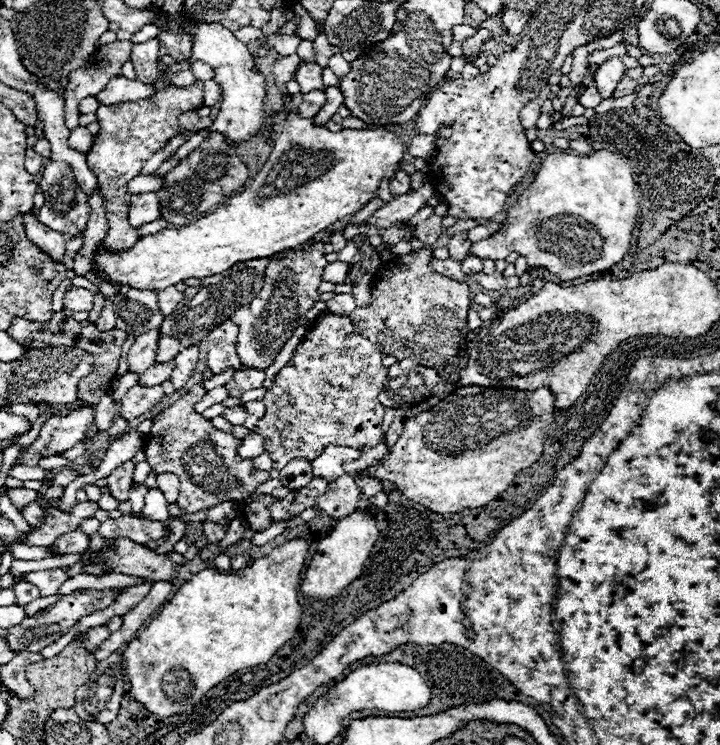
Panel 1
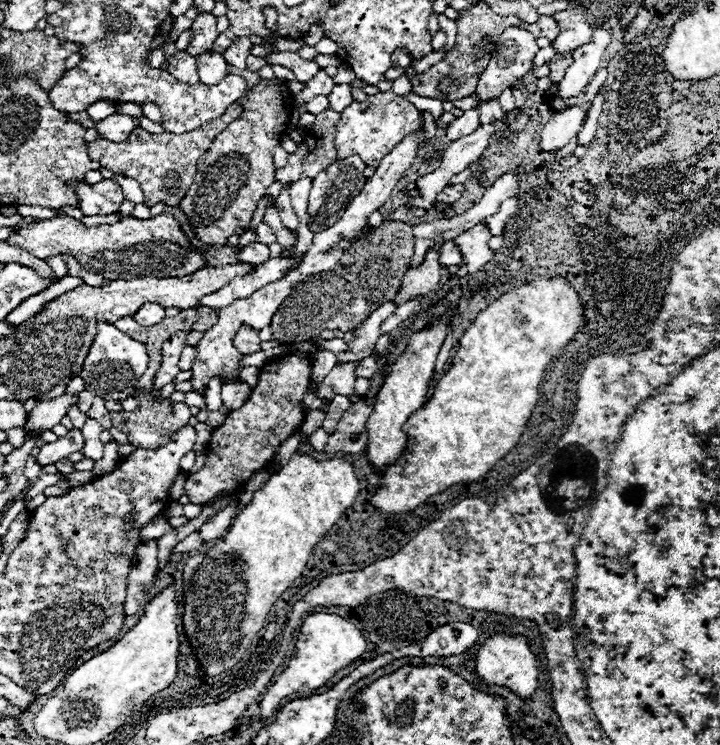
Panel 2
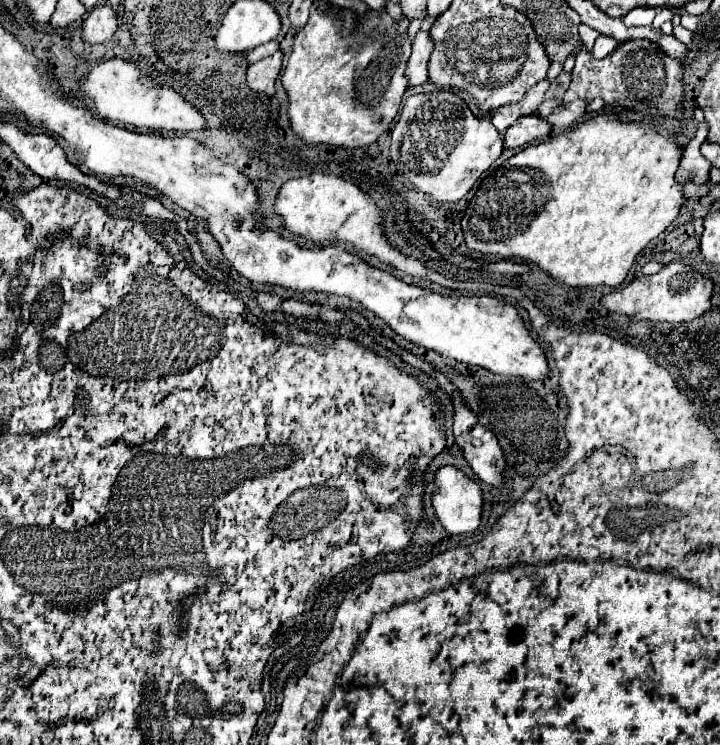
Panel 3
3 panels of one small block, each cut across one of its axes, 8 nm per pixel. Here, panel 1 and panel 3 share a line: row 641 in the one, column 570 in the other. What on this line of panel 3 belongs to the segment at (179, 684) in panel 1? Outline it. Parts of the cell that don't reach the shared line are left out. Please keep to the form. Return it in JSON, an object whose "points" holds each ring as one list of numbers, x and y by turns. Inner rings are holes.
{"points":[[596,116,592,120,582,122,576,130,554,136,542,144,534,144,524,148,522,152,514,154,510,160,506,160,502,166,492,170,478,186,474,198,470,200,464,216,462,216,462,234,464,242,470,250,482,252,482,254,494,254,500,258,520,258,522,262,532,262,540,270,544,270,554,280,560,280,568,288,586,288,586,286,618,286,624,282,634,258,638,252,654,240,660,232,664,232,672,220,678,216,680,206,684,204,682,196,682,184,674,182,674,172,680,164,680,152,678,144,674,142,672,134,664,128,650,128,650,126,638,126,638,124,620,124,616,118,610,116]]}

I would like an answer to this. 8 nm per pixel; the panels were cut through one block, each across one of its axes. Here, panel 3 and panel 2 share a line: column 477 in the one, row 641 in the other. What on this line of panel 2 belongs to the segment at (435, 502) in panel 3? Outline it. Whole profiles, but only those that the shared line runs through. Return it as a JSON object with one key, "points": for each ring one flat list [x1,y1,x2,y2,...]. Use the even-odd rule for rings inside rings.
{"points":[[492,634,482,642,482,646,476,652,476,672,482,676,488,684,500,684,508,686,512,692,516,692,522,698,530,698,538,686,538,668,536,658,530,650,528,638,522,634,510,636,510,634]]}

